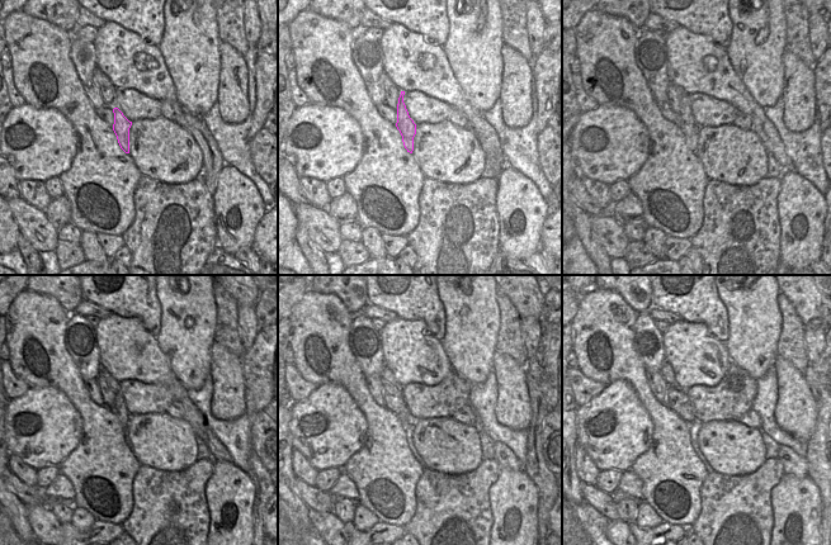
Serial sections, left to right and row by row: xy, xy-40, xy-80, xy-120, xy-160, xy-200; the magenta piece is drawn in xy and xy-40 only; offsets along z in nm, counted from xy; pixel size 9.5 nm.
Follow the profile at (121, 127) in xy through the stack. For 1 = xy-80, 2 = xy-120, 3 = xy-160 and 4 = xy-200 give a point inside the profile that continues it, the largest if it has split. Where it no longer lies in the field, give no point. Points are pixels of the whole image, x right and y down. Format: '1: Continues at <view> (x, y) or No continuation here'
1: Continues at xy-80 (689, 127)
2: Continues at xy-120 (119, 408)
3: Continues at xy-160 (387, 375)
4: Continues at xy-200 (666, 370)

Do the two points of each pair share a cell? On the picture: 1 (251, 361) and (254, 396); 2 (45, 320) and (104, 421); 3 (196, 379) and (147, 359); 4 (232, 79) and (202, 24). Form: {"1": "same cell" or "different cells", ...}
{"1": "same cell", "2": "same cell", "3": "different cells", "4": "different cells"}

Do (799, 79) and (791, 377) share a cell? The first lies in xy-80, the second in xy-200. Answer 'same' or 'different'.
same

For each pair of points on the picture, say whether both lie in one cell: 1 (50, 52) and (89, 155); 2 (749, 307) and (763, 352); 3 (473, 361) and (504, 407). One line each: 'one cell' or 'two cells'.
1: one cell
2: one cell
3: two cells

